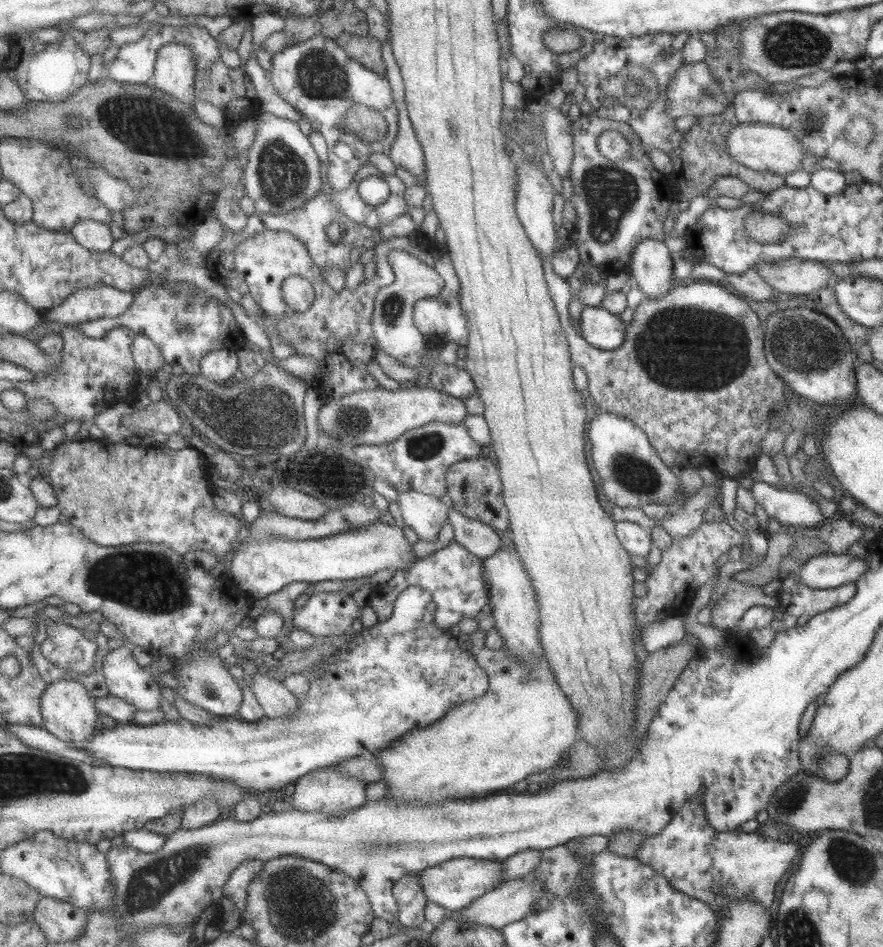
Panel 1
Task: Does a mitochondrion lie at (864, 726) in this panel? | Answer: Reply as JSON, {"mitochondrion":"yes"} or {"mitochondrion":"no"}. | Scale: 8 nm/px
{"mitochondrion":"no"}

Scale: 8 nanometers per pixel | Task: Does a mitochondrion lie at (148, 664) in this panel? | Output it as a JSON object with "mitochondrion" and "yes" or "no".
{"mitochondrion":"no"}

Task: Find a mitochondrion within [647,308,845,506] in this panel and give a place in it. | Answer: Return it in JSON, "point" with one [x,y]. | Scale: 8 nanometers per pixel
{"point":[799,342]}

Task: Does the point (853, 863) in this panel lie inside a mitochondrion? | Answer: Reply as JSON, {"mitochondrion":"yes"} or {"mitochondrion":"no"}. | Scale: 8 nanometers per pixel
{"mitochondrion":"yes"}

